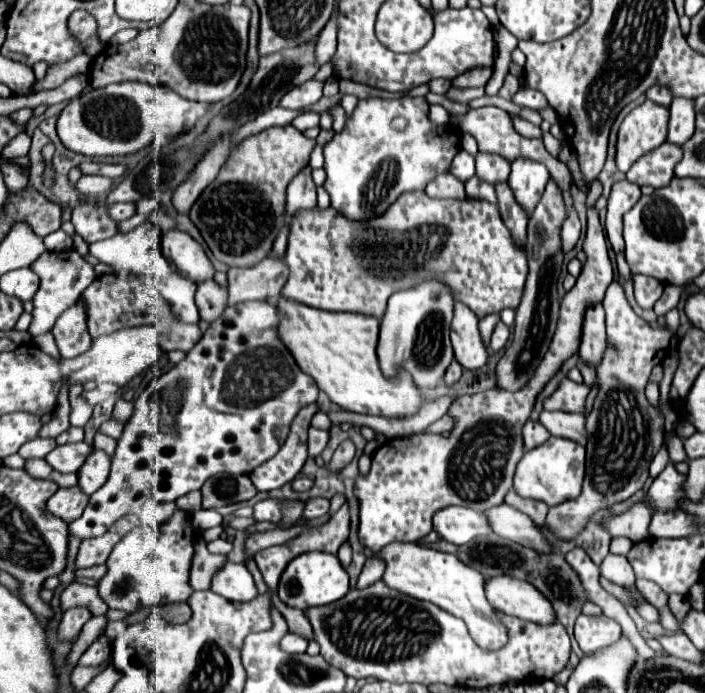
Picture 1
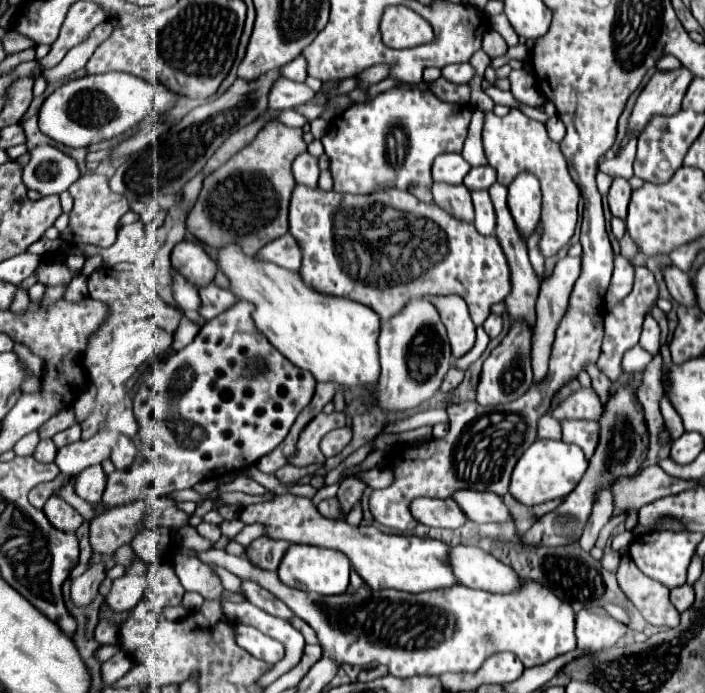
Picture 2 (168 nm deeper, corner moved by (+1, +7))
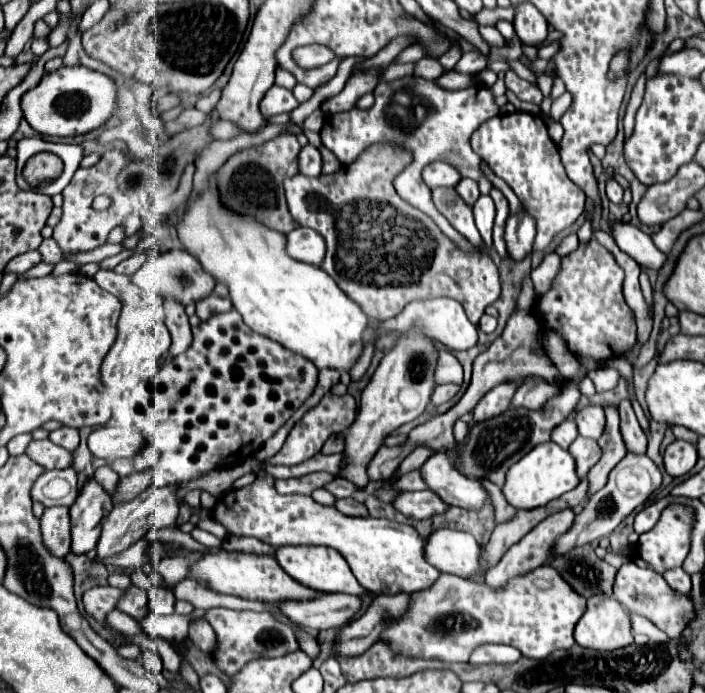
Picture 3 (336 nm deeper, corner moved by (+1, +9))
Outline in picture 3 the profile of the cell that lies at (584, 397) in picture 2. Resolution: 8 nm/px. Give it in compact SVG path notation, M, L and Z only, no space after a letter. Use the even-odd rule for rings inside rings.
M586 405L582 411L574 415L574 421L578 425L578 433L590 439L598 439L604 431L604 411L600 405Z

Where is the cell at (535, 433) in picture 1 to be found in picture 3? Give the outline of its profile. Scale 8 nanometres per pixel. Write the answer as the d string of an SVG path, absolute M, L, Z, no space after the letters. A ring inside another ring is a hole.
M566 419L564 423L560 423L558 427L552 429L552 441L558 443L562 449L568 449L576 437L578 437L578 429L572 419Z

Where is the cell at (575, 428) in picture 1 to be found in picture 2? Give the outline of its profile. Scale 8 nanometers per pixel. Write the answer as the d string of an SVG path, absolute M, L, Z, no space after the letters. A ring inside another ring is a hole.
M562 421L562 439L584 449L586 459L590 461L600 437L600 425L596 421Z

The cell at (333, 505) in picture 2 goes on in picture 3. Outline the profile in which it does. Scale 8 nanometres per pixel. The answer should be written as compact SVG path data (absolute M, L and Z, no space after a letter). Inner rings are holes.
M346 497L346 499L336 499L334 507L336 507L340 513L350 515L350 517L366 517L366 515L368 515L366 507L364 507L362 503L350 499L350 497Z

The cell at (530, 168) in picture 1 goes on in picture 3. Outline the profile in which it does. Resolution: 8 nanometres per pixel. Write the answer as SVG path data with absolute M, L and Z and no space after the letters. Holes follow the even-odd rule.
M520 205L520 211L510 215L506 221L506 247L510 251L512 259L524 259L532 251L536 235L536 219L526 211L524 205Z

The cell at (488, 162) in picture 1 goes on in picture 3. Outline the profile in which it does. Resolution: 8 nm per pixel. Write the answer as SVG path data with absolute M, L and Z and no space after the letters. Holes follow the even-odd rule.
M462 179L458 185L456 185L456 191L460 193L460 197L468 203L468 205L474 205L476 199L480 197L480 191L478 191L478 183L472 181L472 179Z

